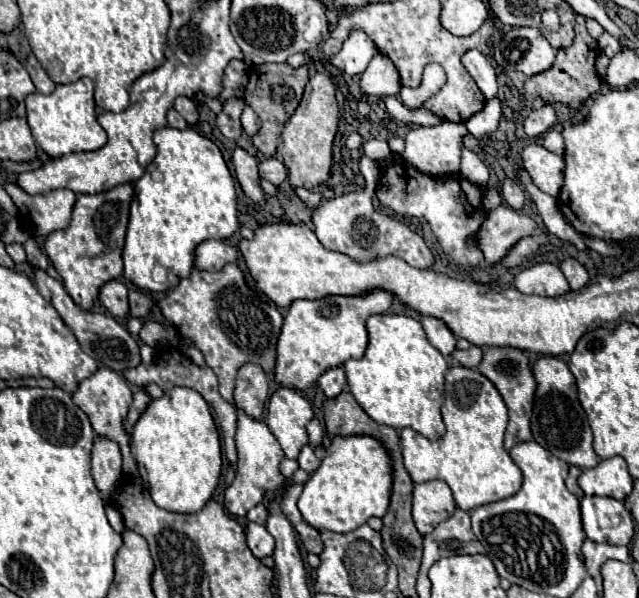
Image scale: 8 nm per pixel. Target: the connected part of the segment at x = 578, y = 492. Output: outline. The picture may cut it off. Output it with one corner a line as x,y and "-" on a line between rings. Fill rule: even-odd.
570,467
570,473
568,473
568,477
566,477
566,487
568,487
568,491
572,491
578,499
582,499
584,497
584,491
578,487
578,475
582,473
582,469
580,467

